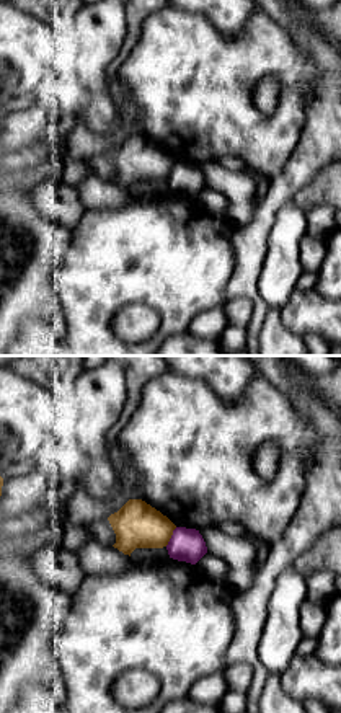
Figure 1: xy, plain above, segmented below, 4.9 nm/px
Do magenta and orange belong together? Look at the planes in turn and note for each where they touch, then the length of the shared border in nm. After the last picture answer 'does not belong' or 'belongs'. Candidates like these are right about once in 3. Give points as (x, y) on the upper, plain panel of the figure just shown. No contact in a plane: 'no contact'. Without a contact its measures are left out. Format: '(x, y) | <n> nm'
(172, 172) | 110 nm

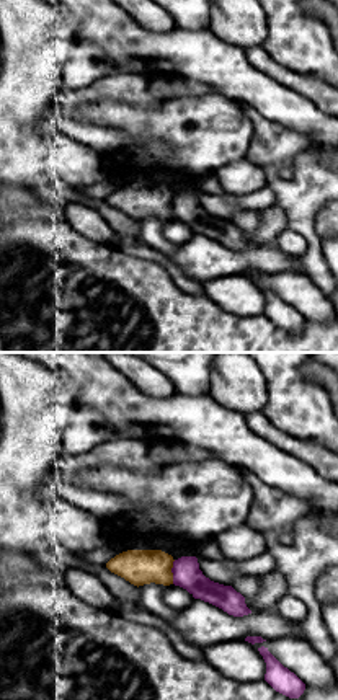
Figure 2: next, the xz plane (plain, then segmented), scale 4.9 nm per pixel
(172, 206) | 120 nm

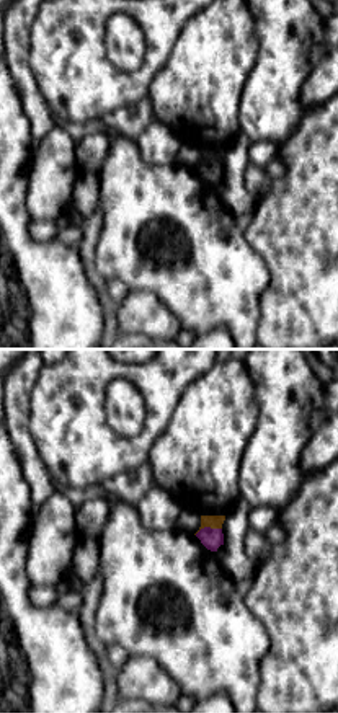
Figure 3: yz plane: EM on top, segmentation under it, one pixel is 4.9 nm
(208, 162) | 140 nm

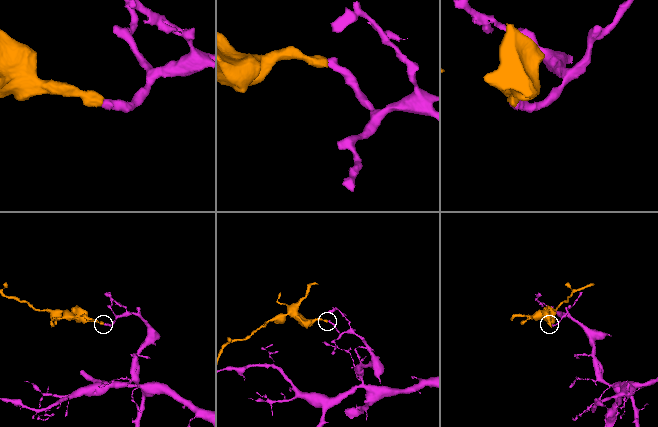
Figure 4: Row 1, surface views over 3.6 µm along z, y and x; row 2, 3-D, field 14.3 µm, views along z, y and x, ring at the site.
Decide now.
does not belong

